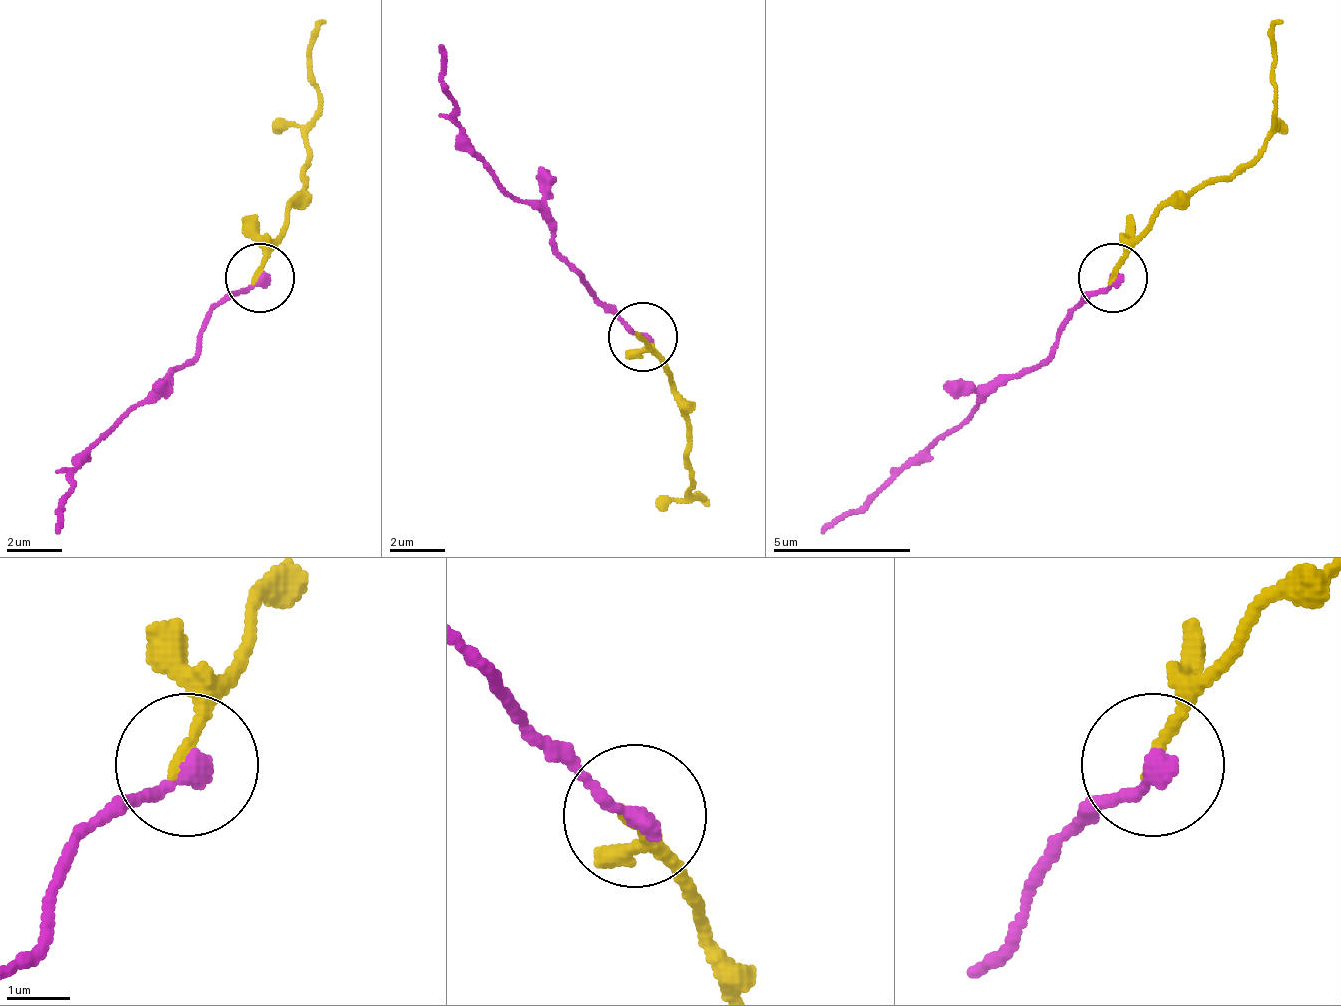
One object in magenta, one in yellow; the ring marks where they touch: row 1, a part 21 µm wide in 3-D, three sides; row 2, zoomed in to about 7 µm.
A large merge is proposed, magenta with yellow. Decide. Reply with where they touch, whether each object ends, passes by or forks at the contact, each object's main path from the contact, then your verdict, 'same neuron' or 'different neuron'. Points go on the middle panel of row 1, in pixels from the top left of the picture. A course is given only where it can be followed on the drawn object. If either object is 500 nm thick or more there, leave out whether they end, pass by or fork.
(643, 336) | magenta ends | yellow ends | magenta via (644, 338), (589, 290), (554, 248), (554, 227), (465, 137), (437, 47) | yellow via (638, 338), (679, 393), (693, 497), (707, 504) | same neuron

